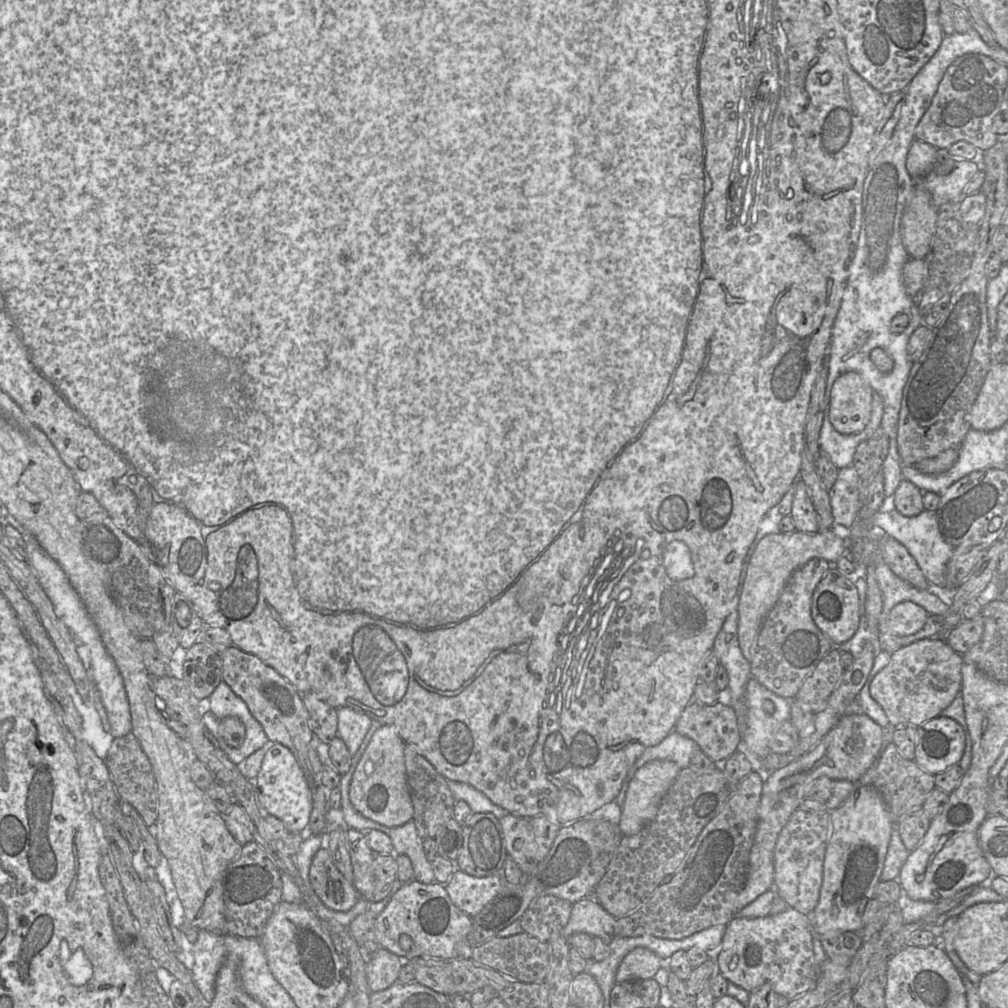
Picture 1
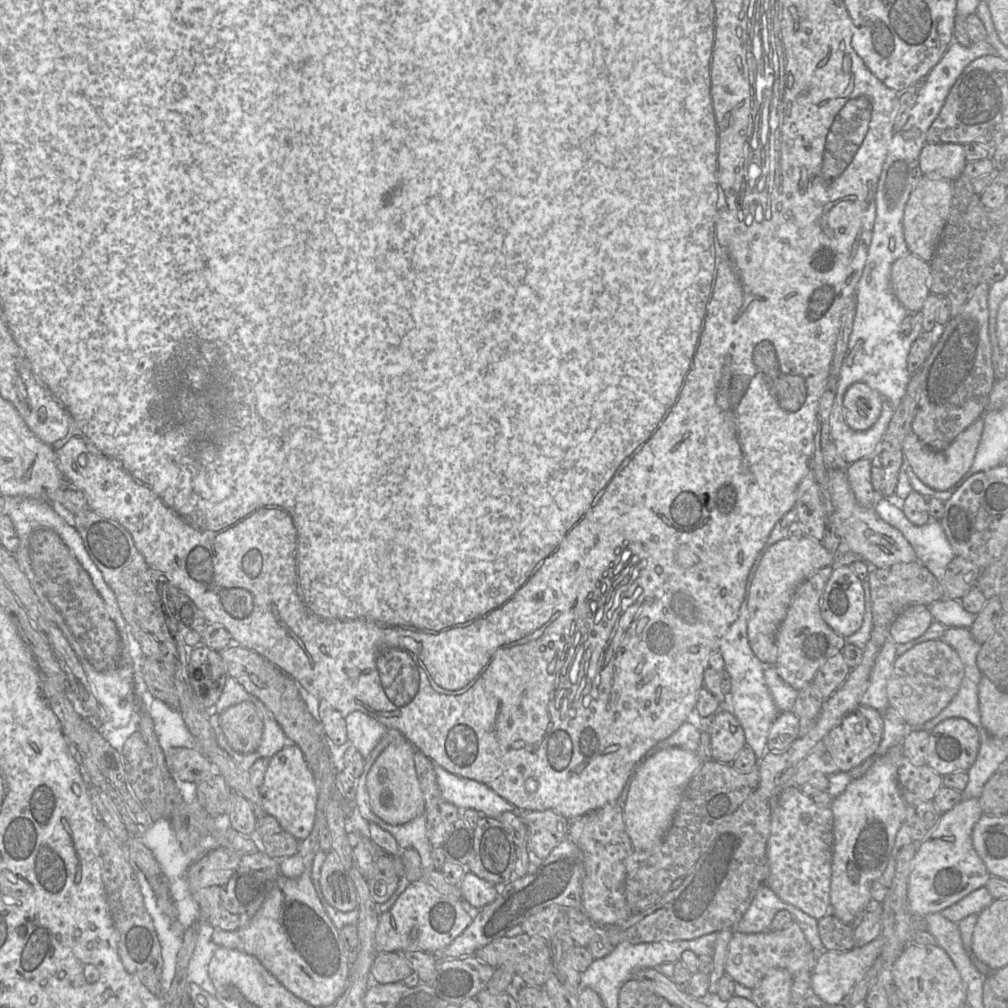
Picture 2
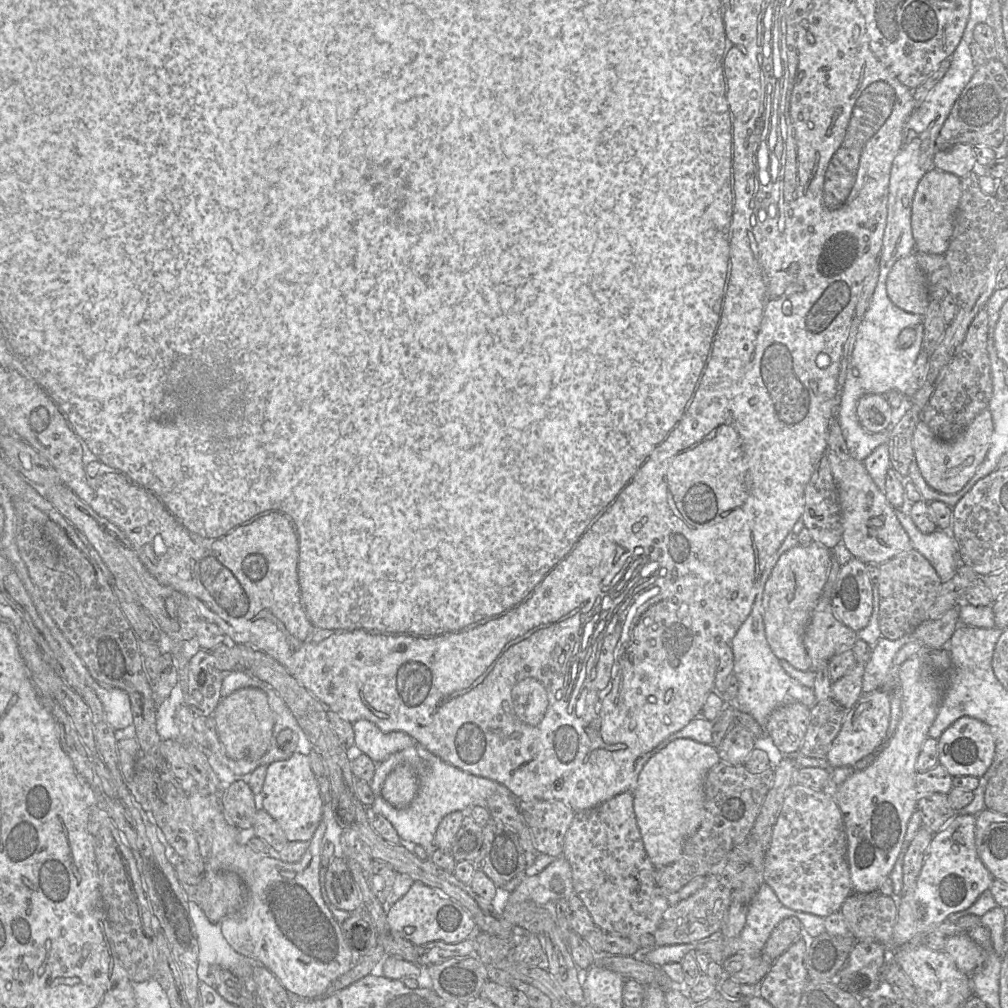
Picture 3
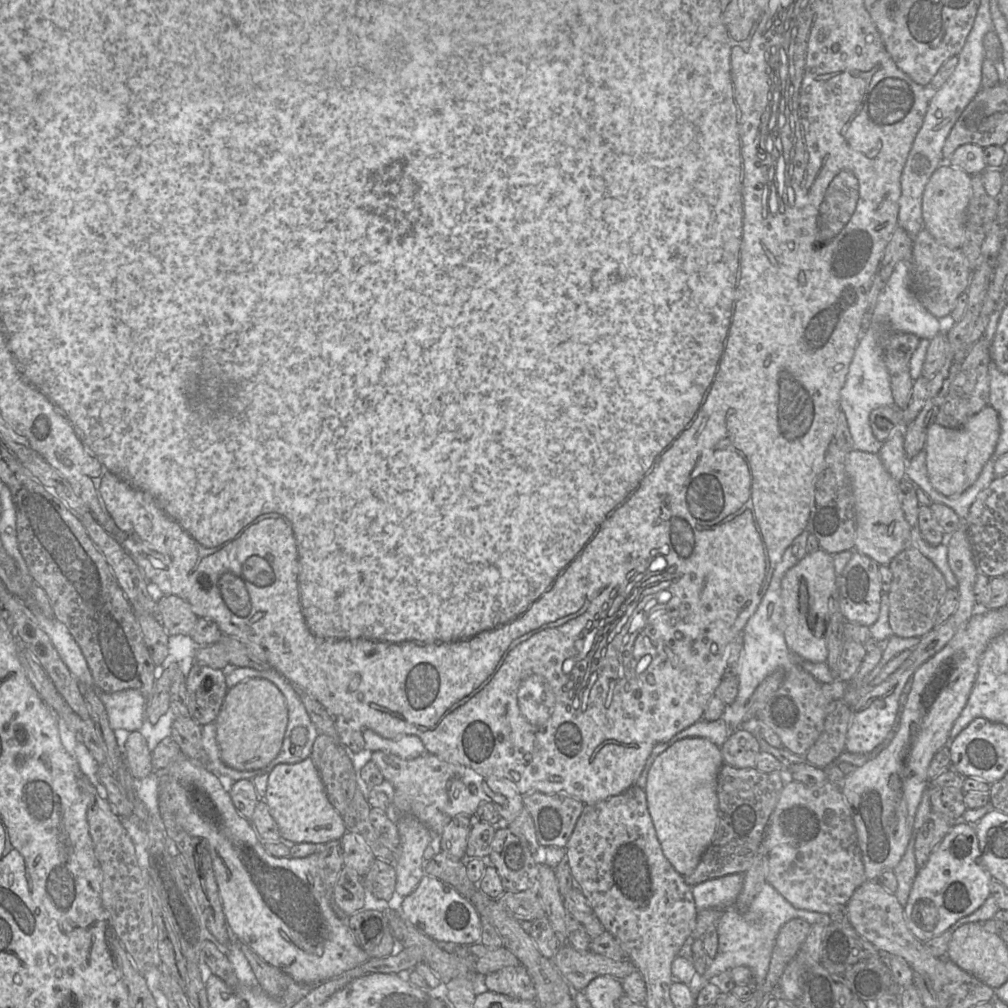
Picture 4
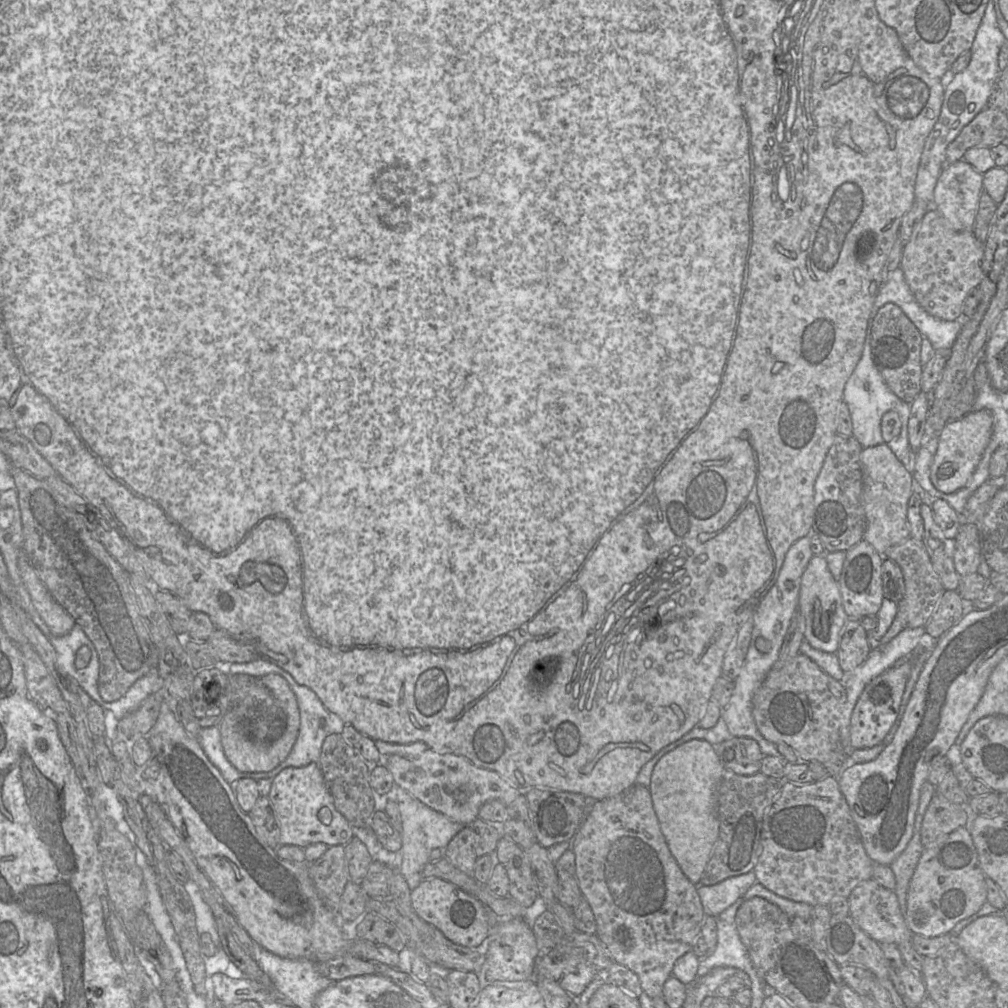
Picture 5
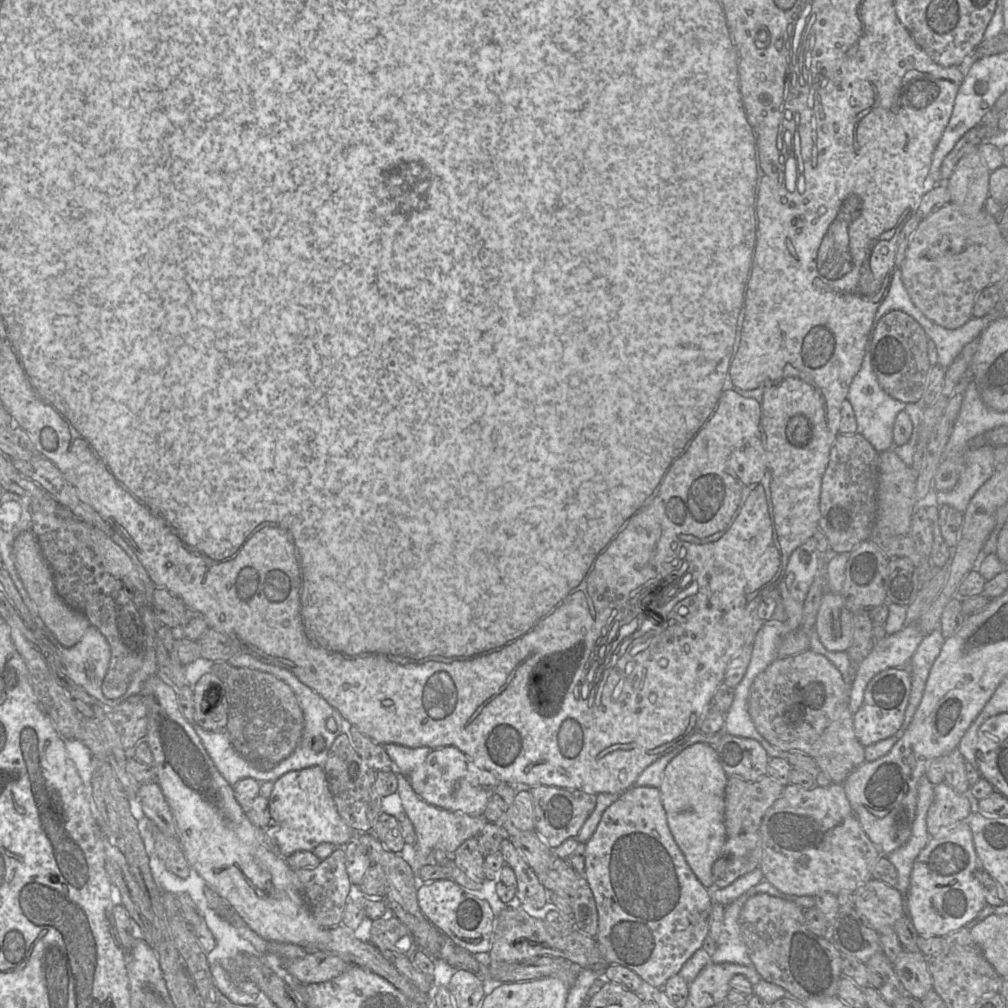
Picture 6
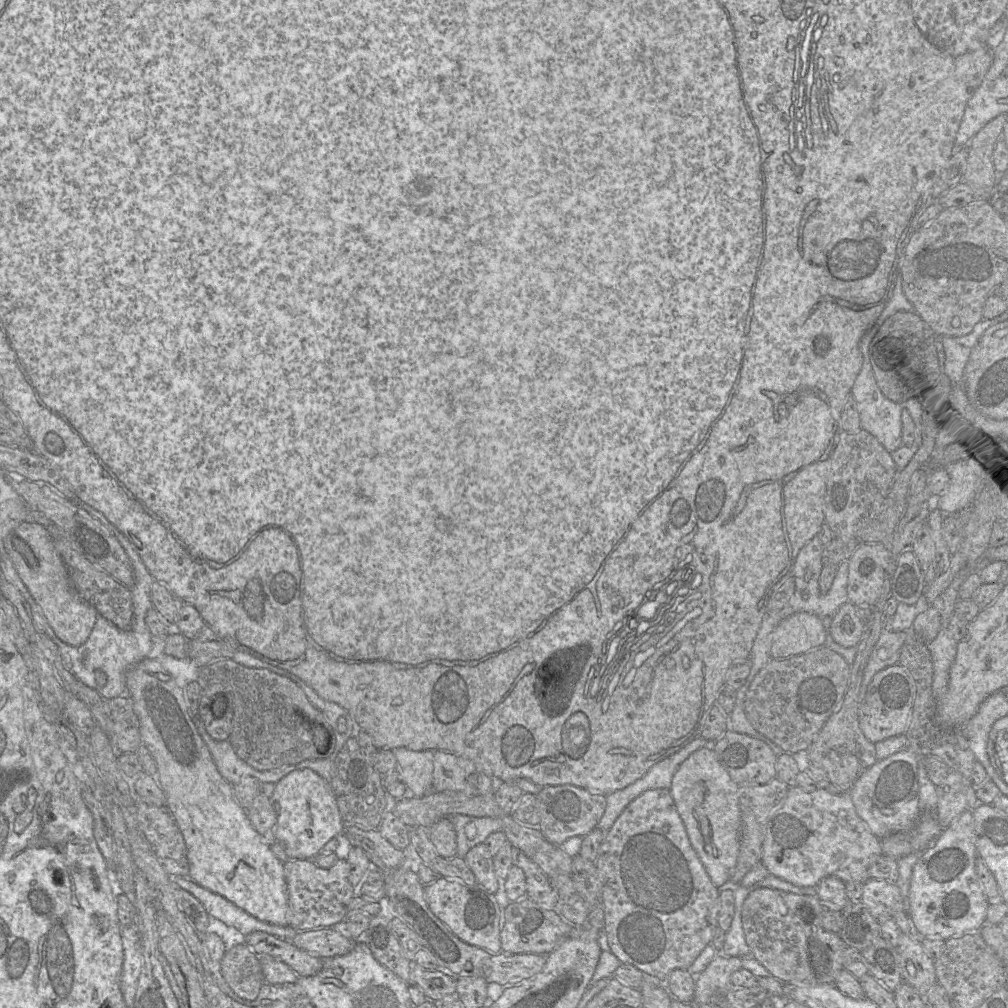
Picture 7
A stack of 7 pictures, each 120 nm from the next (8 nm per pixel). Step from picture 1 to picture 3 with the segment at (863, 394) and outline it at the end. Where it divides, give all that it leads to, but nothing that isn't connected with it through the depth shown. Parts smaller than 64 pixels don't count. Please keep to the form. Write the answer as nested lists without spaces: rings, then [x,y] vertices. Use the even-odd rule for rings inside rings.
[[[865,394],[858,400],[856,413],[865,430],[878,433],[890,426],[892,410],[886,396]]]

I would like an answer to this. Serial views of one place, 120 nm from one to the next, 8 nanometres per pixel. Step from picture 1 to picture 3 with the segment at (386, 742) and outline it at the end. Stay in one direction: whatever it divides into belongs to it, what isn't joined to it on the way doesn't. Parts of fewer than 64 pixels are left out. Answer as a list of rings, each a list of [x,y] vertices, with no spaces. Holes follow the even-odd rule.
[[[410,764],[396,766],[387,776],[381,789],[382,797],[396,808],[408,806],[419,790],[419,779]]]

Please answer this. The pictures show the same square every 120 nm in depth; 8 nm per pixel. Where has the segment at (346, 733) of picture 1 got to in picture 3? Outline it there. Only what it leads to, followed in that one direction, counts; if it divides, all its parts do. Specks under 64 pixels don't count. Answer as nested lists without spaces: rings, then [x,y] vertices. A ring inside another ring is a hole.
[[[361,719],[352,723],[358,752],[369,756],[376,764],[391,754],[417,744],[415,739],[402,731],[383,732],[372,722]]]

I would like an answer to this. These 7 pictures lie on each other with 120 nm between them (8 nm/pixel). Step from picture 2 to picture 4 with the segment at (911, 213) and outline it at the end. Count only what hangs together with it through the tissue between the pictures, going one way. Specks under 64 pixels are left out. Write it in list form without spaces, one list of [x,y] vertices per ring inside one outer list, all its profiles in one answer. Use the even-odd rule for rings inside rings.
[[[942,162],[929,179],[922,198],[923,226],[933,237],[948,248],[960,248],[965,237],[967,207],[972,194],[971,175]]]

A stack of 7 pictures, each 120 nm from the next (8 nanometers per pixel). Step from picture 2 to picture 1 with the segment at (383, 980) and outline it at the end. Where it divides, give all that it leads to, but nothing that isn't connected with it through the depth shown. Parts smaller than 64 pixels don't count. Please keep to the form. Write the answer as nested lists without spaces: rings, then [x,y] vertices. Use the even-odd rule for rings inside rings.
[[[379,947],[366,963],[366,981],[369,990],[382,991],[398,981],[403,961],[404,959]]]

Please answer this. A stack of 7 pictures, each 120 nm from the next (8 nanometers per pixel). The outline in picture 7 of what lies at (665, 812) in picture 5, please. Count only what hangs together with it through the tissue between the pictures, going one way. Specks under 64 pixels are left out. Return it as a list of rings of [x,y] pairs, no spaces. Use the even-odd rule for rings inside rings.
[[[703,747],[693,752],[679,766],[672,778],[669,789],[693,848],[703,863],[712,883],[720,890],[732,889],[735,891],[738,886],[738,884],[730,882],[730,871],[736,865],[740,848],[739,787],[718,760],[714,749]]]

